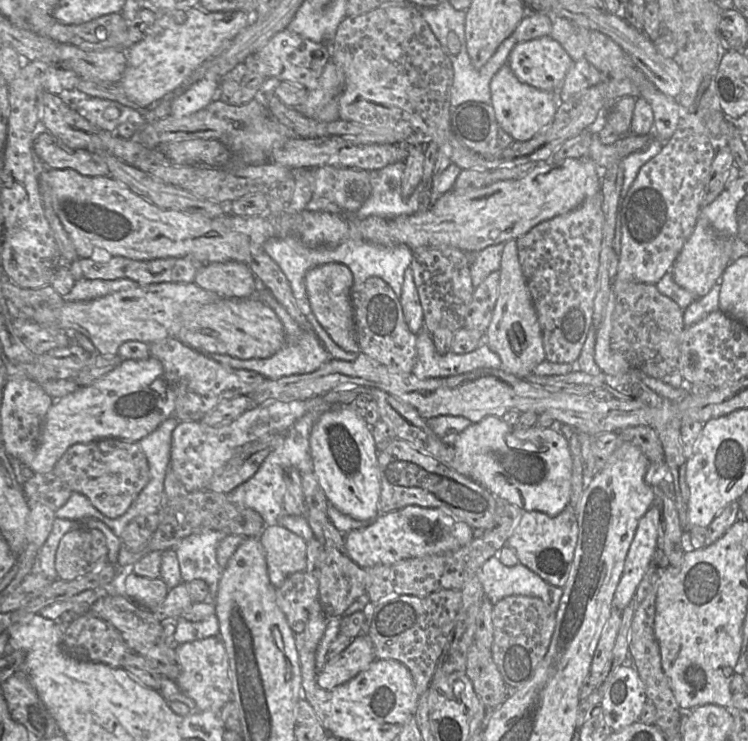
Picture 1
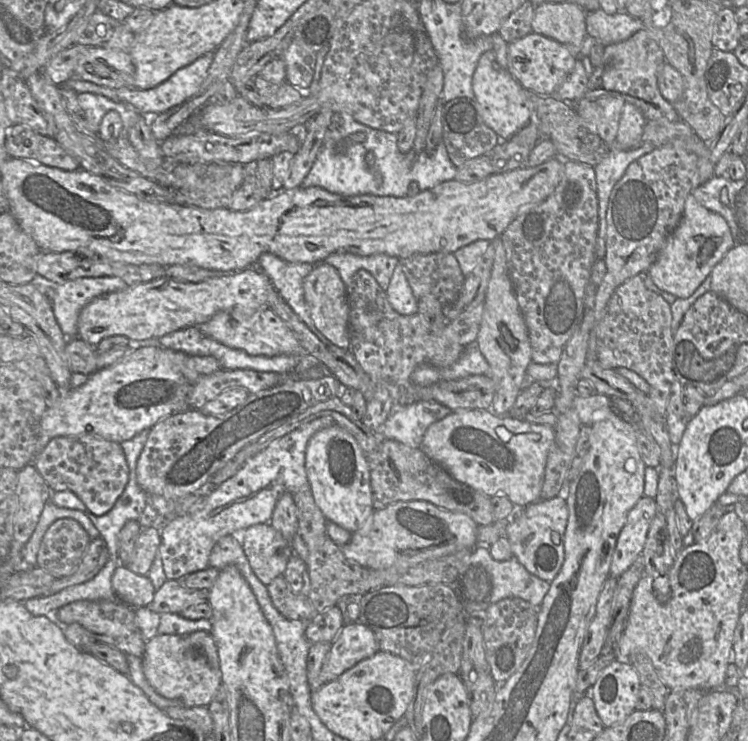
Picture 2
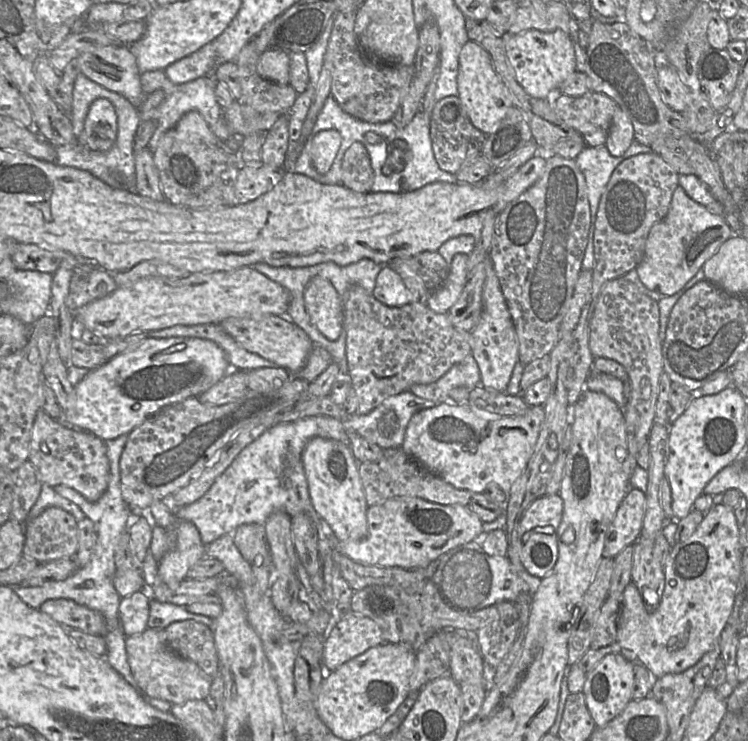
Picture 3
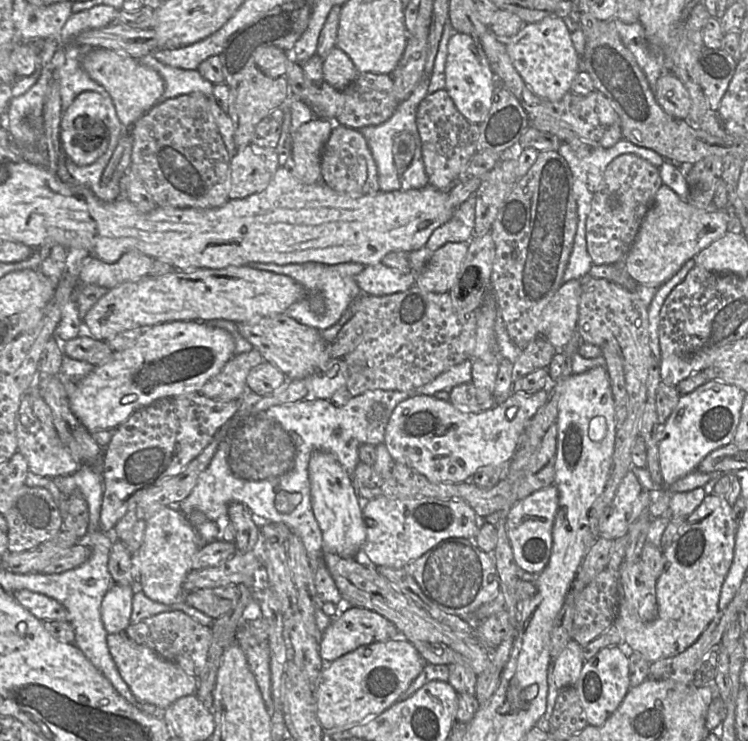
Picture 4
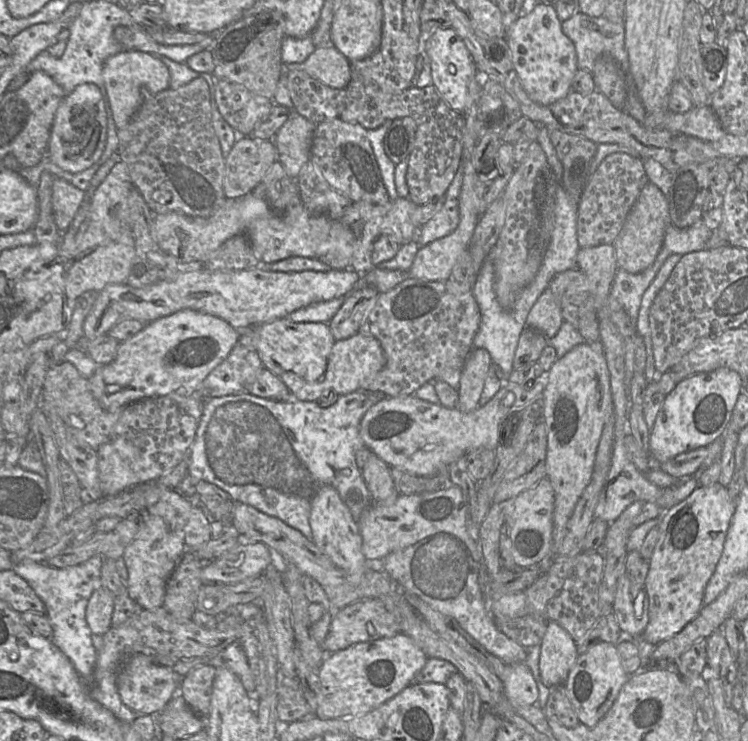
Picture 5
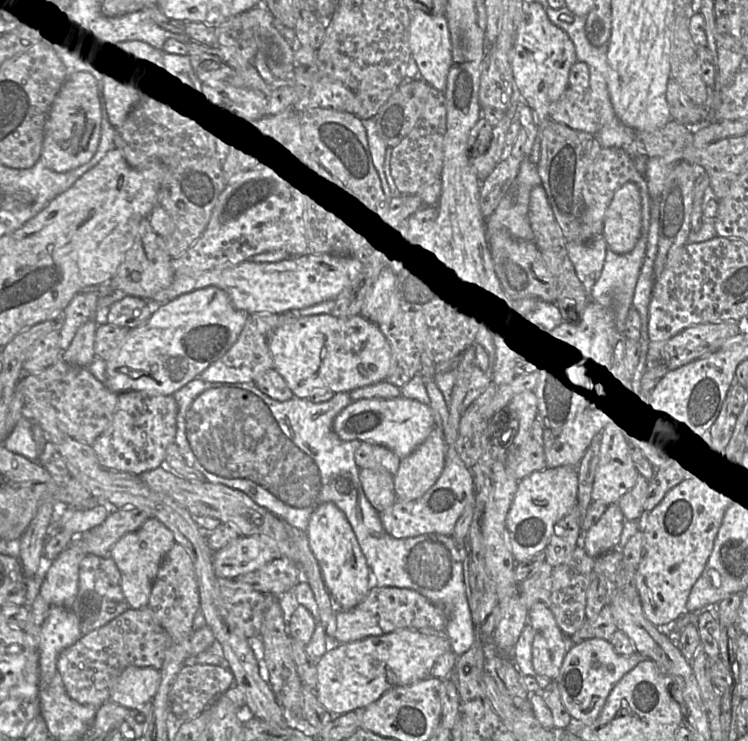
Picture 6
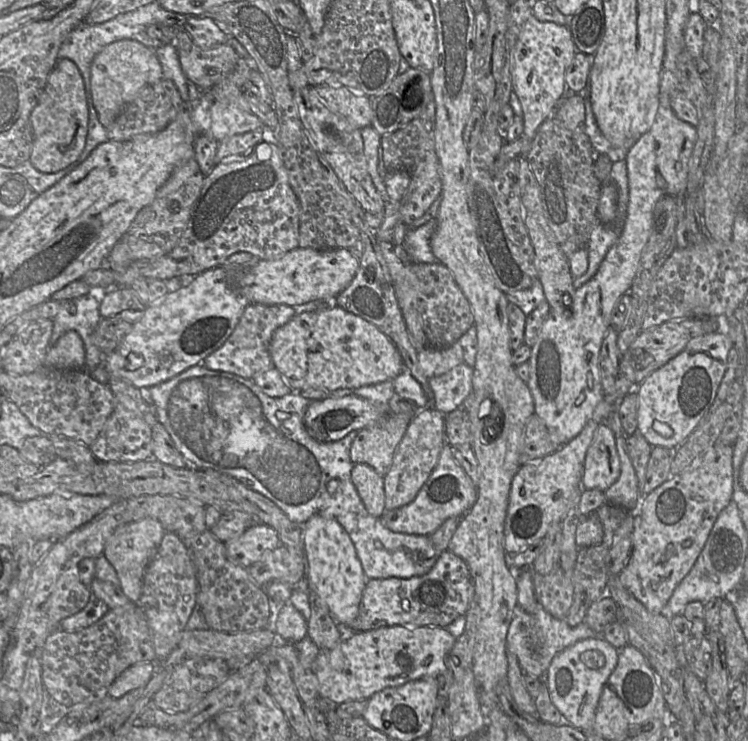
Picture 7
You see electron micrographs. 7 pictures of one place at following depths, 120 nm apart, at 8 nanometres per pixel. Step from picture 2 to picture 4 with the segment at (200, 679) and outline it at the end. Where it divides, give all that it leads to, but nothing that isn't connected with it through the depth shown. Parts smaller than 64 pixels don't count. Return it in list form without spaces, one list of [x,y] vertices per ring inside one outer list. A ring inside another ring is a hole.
[[[125,633],[108,634],[107,644],[120,675],[139,701],[166,710],[180,698],[195,695],[199,685],[198,678],[183,670],[177,663],[162,658],[151,648],[130,639]]]

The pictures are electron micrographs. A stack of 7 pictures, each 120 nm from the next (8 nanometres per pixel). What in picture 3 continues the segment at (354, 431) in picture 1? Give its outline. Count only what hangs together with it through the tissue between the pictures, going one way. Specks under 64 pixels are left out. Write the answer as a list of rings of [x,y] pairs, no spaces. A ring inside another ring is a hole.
[[[314,437],[306,445],[302,462],[308,483],[311,503],[317,514],[327,523],[336,538],[344,543],[360,540],[367,534],[368,504],[355,459],[349,444]]]

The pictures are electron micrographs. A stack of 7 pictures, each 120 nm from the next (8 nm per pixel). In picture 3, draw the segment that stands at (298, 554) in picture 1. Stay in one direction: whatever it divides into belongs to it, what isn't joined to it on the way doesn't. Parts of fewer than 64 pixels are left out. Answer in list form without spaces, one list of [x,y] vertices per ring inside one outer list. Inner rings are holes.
[[[241,525],[232,533],[233,540],[244,559],[251,565],[269,567],[269,576],[272,572],[272,560],[266,541],[263,525]]]

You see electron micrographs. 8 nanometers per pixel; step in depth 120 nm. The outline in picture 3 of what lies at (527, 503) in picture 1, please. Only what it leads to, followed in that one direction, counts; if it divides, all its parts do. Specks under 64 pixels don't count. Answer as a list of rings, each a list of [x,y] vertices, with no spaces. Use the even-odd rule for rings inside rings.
[[[438,403],[432,408],[423,409],[413,415],[407,425],[405,438],[401,449],[425,469],[458,489],[484,493],[485,488],[489,484],[496,484],[506,493],[507,498],[507,494],[509,493],[511,486],[521,476],[533,454],[544,417],[544,406],[529,406],[526,413],[521,416],[502,417],[488,412],[474,410],[468,405],[453,406],[447,403]]]

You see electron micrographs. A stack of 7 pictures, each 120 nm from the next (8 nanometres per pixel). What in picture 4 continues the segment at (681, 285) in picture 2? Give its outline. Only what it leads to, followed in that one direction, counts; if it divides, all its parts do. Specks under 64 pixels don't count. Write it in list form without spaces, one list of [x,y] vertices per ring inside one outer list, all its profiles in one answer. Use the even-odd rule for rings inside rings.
[[[663,184],[624,258],[624,266],[638,284],[658,288],[668,282],[687,261],[694,259],[728,231],[725,211],[708,212],[698,209]]]

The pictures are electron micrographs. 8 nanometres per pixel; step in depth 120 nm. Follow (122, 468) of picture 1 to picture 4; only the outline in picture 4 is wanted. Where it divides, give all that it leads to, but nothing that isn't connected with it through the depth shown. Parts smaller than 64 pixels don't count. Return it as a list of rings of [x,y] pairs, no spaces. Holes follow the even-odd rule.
[[[28,393],[21,397],[15,421],[18,451],[27,460],[30,472],[54,479],[59,476],[71,475],[79,470],[81,464],[72,457],[60,439],[48,437],[42,429],[39,420],[32,411],[32,396]]]

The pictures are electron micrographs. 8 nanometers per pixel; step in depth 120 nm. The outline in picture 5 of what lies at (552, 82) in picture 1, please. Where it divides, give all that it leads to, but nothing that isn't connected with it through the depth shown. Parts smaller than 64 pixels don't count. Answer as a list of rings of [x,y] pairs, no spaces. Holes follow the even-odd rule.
[[[545,3],[533,4],[528,12],[524,12],[524,14],[520,15],[518,19],[512,24],[512,26],[505,35],[505,39],[510,50],[510,57],[513,67],[517,73],[517,76],[524,90],[527,92],[527,94],[532,100],[543,105],[548,105],[564,98],[572,90],[572,80],[575,76],[575,73],[578,70],[576,49],[574,43],[564,34],[561,26],[561,21],[552,4]]]

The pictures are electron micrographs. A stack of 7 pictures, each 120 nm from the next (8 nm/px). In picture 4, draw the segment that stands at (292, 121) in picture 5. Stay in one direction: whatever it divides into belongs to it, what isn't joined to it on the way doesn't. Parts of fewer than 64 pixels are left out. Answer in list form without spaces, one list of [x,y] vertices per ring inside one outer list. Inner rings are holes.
[[[316,118],[302,124],[292,137],[291,161],[294,169],[291,171],[300,181],[306,184],[319,183],[321,175],[321,154],[333,129],[333,121],[326,118]]]

